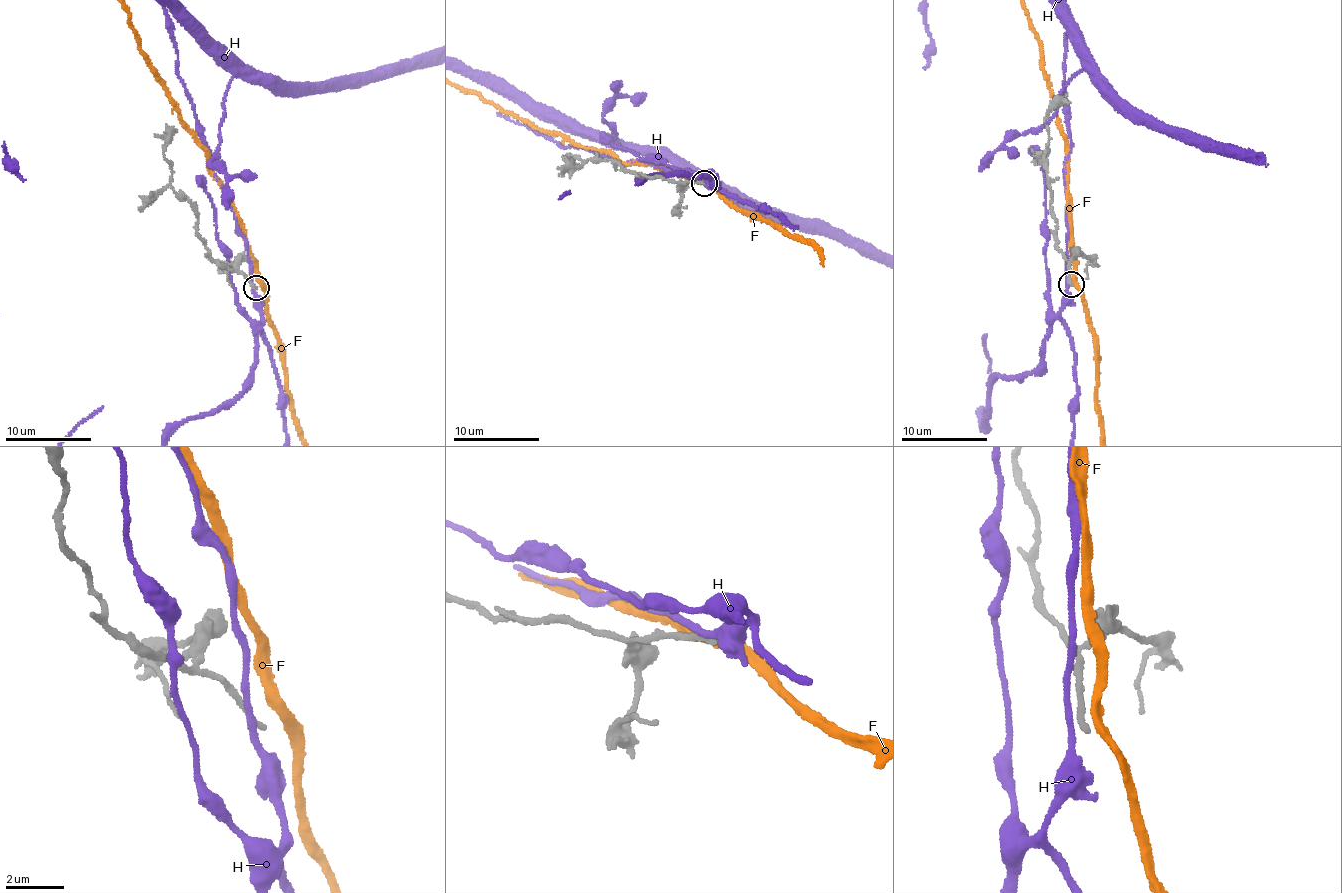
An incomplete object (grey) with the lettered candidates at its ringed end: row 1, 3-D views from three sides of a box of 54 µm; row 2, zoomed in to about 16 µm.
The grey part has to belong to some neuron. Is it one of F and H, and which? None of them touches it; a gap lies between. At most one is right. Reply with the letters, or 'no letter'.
no letter

